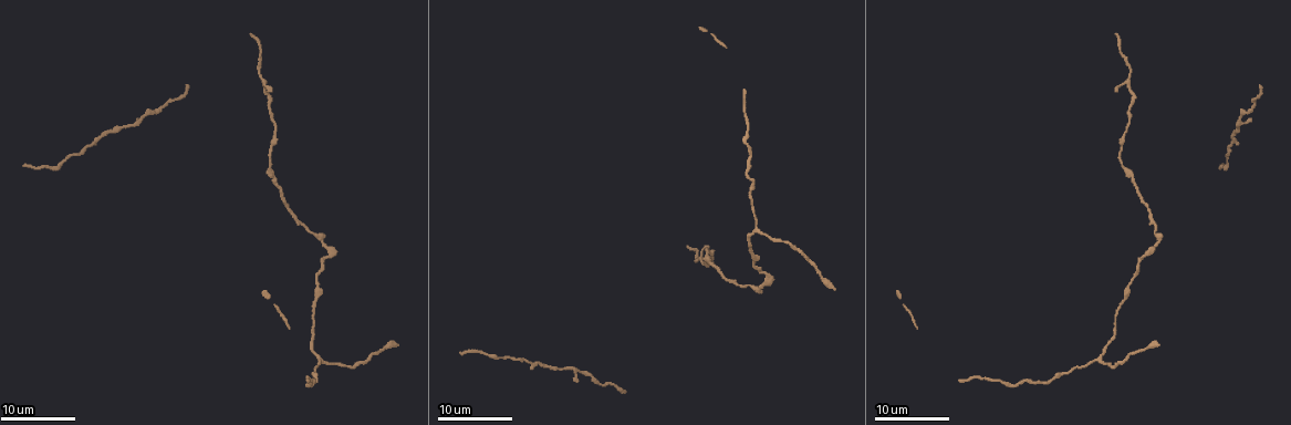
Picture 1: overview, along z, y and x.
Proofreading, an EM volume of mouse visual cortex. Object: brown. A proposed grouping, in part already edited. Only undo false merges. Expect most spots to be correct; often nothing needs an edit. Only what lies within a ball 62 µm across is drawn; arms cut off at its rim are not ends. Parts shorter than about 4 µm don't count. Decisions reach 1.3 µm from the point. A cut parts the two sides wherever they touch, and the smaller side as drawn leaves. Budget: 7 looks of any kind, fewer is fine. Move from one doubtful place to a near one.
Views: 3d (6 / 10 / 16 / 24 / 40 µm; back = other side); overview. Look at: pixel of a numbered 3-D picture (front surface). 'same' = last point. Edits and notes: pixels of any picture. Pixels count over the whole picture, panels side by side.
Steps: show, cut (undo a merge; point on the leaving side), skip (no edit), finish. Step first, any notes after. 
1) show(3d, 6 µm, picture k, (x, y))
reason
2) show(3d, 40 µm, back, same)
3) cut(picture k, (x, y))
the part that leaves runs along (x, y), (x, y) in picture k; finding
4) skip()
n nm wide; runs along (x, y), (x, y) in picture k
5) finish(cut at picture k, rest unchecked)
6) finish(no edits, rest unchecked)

show(3d, 24 µm, picture 1, (758, 228))
a fork

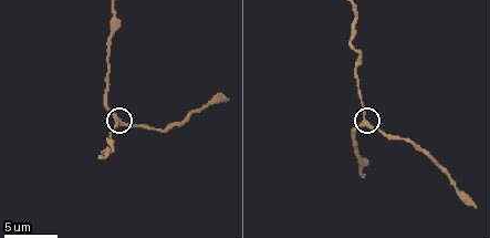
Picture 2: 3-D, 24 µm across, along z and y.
show(3d, 10 µm, picture 2, (364, 120))
zoom in

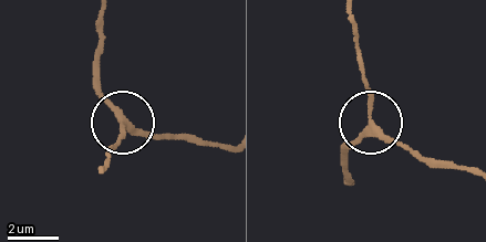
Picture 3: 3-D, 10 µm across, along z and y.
skip()
240 nm wide; runs along (104, 19), (100, 95), (142, 132), (178, 134) in picture 3; all the same cell

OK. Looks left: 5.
show(3d, 10 µm, picture 2, (360, 160))

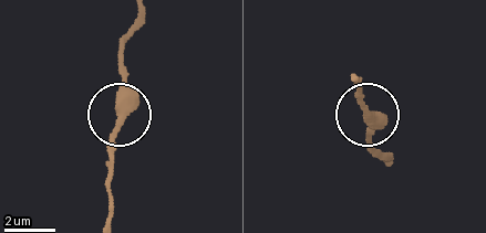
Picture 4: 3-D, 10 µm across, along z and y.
skip()
all the same cell

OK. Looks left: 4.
show(3d, 16 µm, picture 1, (96, 141))
thick turns thin

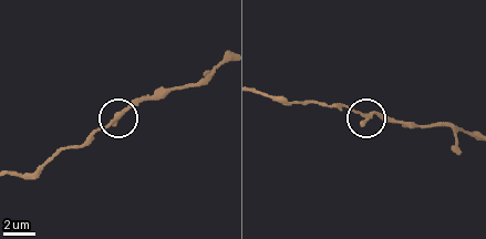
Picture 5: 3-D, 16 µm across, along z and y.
show(3d, 6 µm, picture 5, (366, 117))

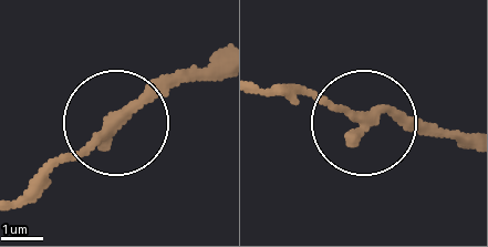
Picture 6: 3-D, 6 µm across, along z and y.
skip()
one cell here

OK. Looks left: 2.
finish(no edits, rest unchecked)

